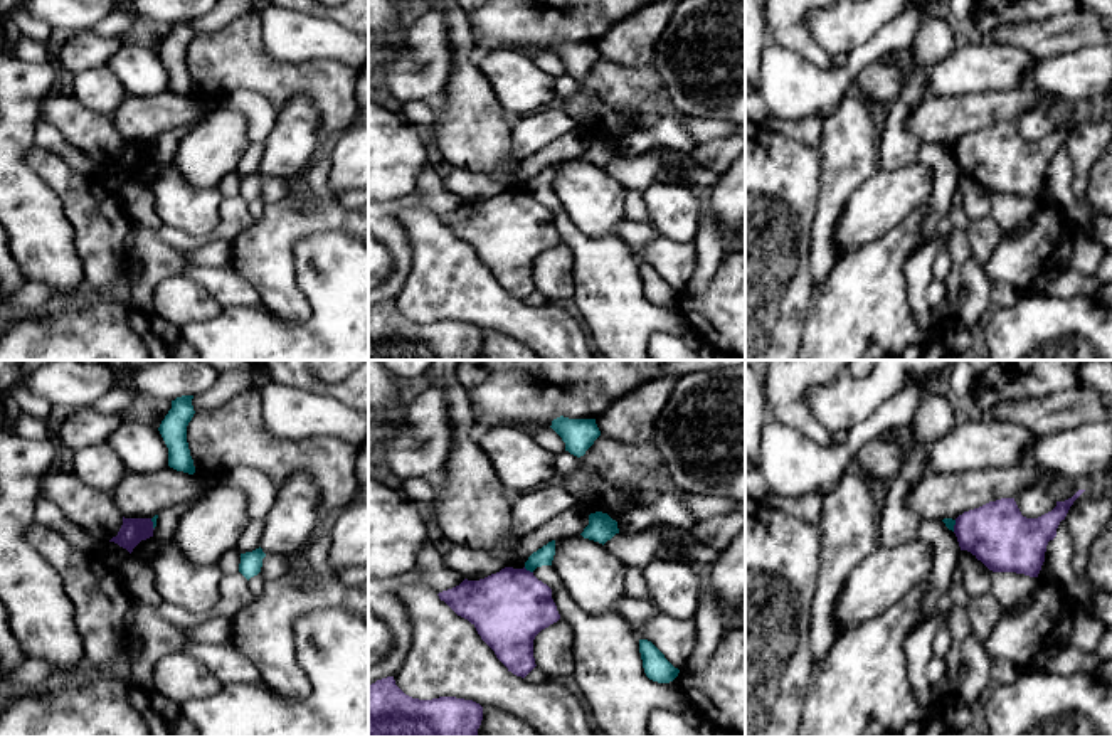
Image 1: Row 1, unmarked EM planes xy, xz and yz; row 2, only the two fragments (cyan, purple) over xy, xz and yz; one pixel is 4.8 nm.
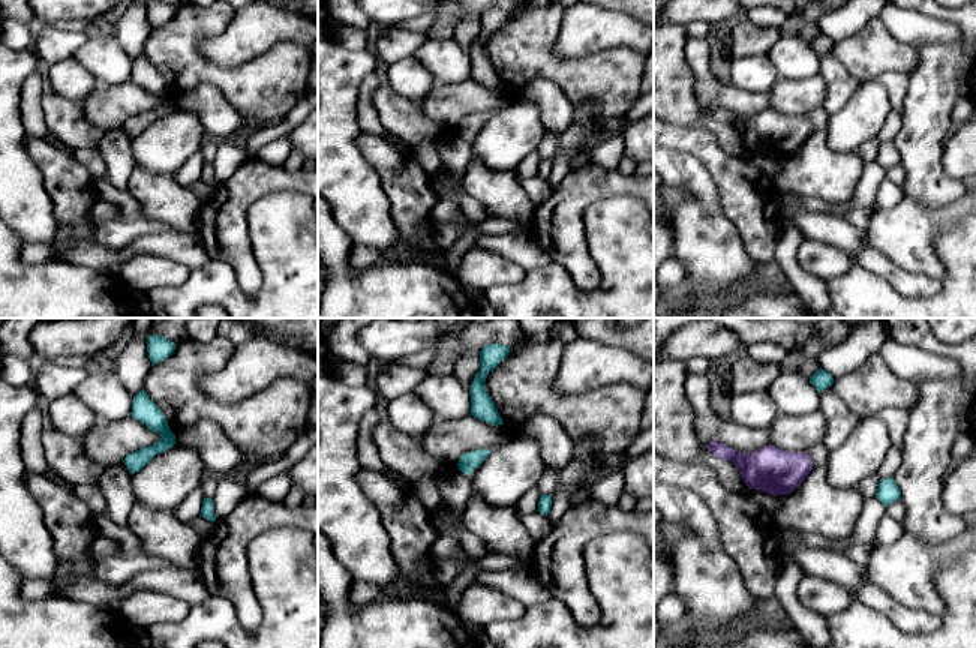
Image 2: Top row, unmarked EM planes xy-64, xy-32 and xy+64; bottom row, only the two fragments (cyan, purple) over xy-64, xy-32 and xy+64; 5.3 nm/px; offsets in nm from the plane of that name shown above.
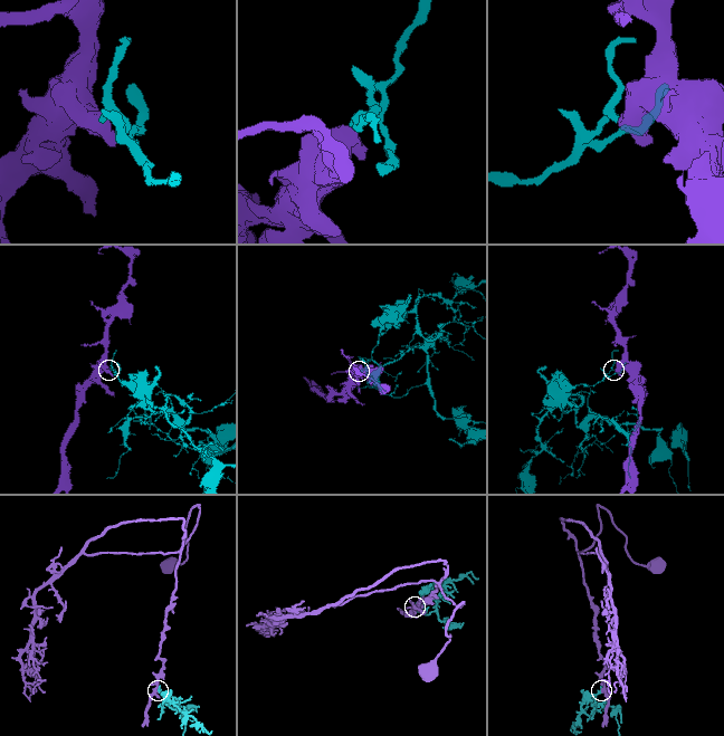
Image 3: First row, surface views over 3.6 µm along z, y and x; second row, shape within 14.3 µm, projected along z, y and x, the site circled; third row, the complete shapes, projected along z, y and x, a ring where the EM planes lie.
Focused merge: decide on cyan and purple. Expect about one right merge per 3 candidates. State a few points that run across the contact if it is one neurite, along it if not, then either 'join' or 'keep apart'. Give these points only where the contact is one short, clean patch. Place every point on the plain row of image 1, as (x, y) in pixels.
line xz (524, 190), (532, 196); keep apart

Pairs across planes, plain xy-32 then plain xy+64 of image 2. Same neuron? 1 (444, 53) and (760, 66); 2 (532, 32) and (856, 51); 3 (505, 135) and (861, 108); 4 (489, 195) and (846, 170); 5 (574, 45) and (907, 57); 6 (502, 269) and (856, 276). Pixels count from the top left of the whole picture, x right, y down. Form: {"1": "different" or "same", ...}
{"1": "different", "2": "same", "3": "same", "4": "same", "5": "different", "6": "different"}

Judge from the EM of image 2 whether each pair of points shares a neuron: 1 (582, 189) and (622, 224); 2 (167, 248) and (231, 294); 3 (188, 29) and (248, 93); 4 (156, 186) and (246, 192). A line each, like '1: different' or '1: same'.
1: different
2: different
3: same
4: different

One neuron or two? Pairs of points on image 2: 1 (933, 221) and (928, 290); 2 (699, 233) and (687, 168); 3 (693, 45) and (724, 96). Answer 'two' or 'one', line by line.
1: two
2: one
3: one

